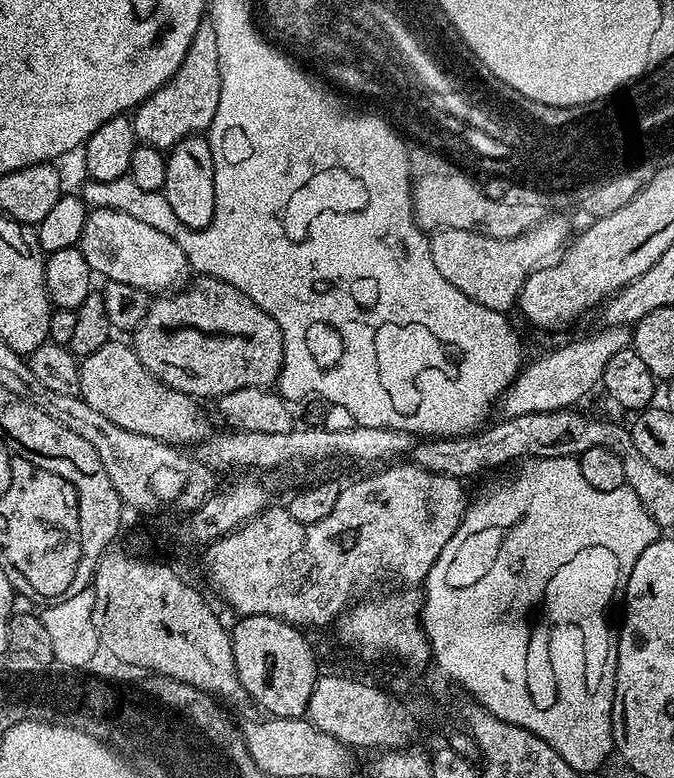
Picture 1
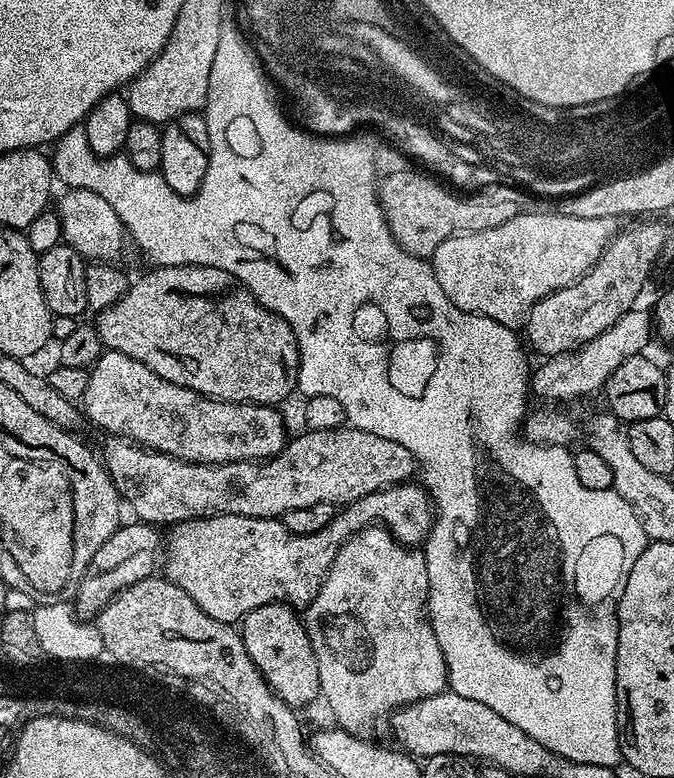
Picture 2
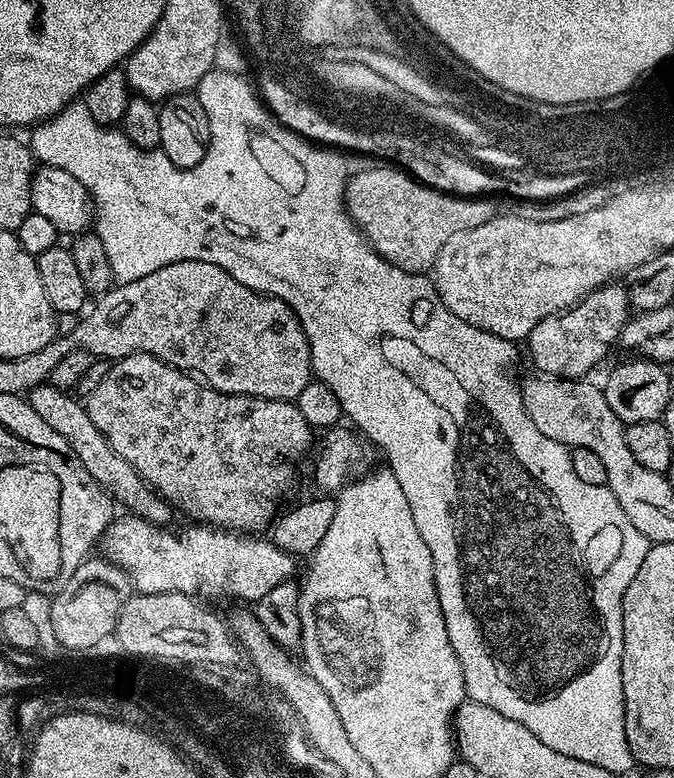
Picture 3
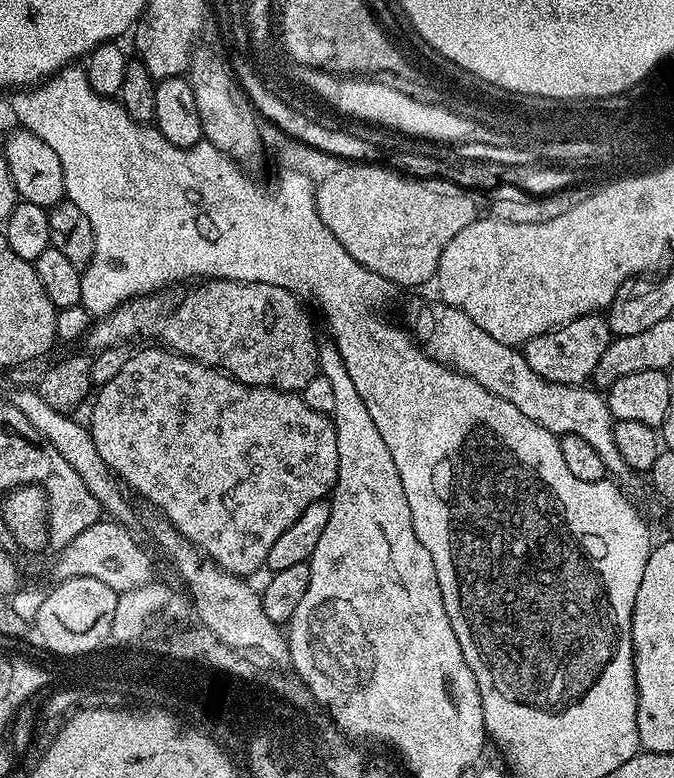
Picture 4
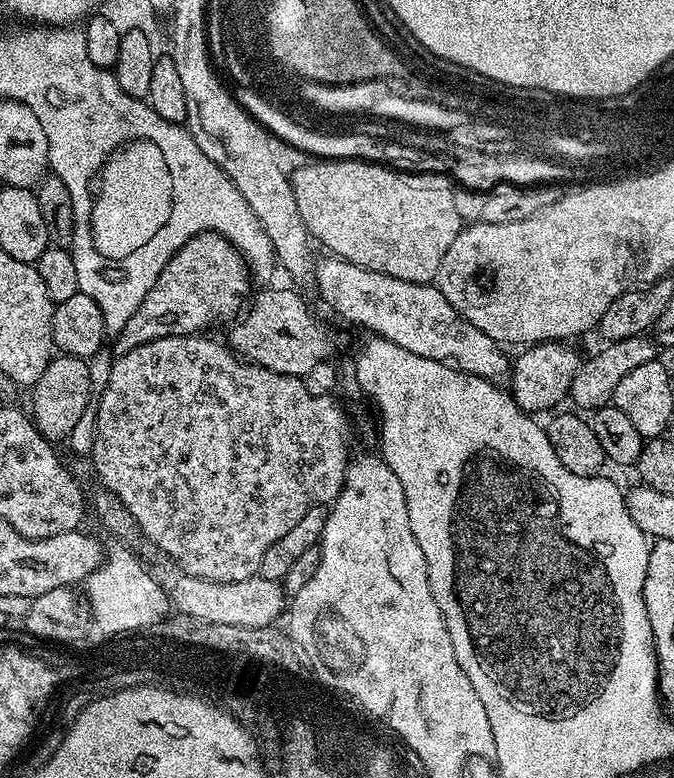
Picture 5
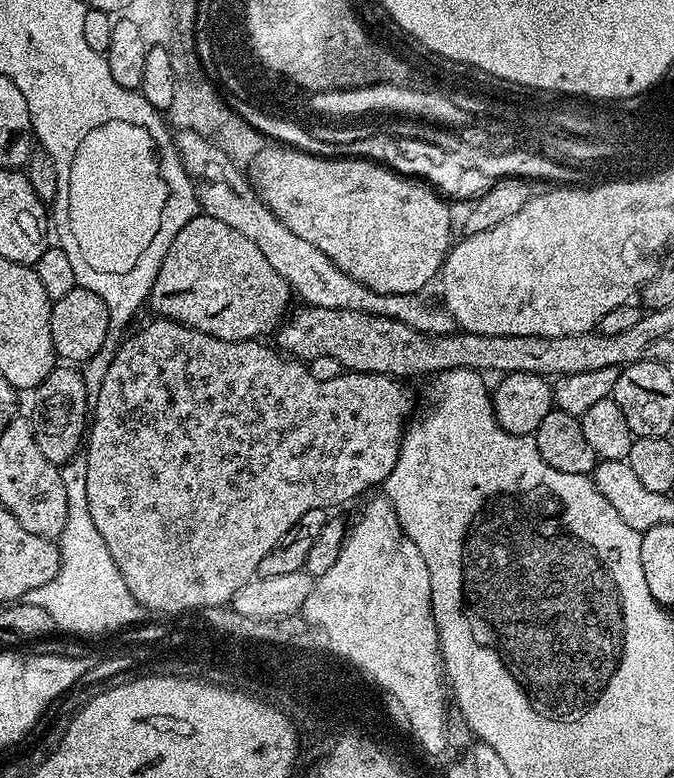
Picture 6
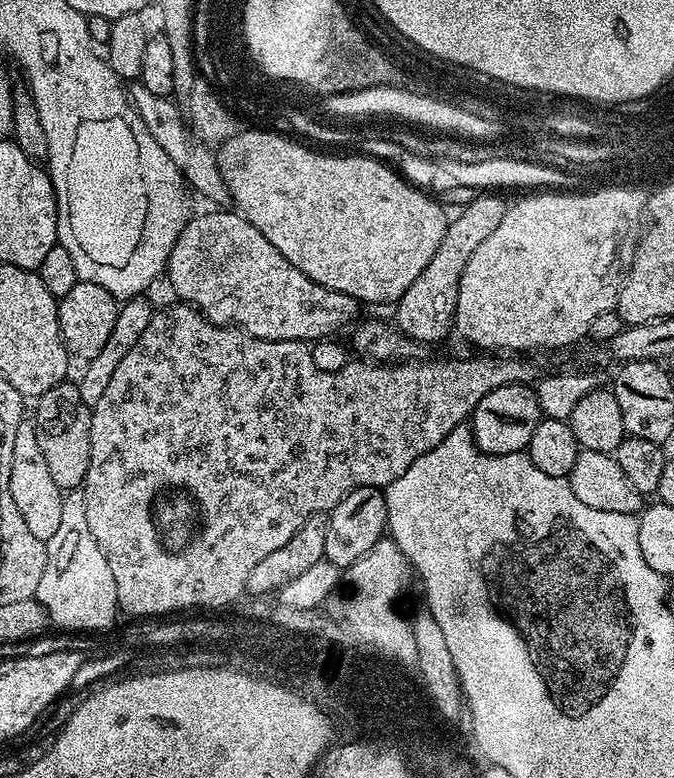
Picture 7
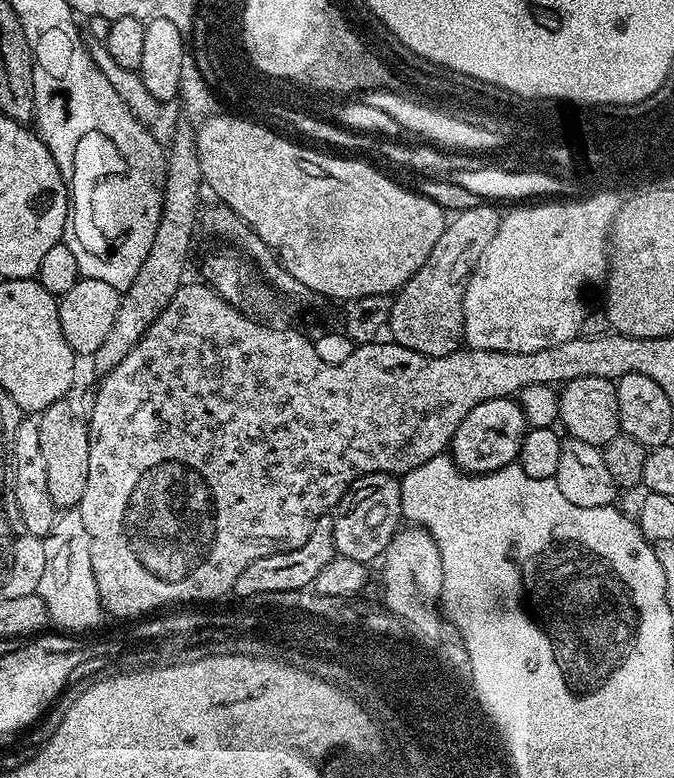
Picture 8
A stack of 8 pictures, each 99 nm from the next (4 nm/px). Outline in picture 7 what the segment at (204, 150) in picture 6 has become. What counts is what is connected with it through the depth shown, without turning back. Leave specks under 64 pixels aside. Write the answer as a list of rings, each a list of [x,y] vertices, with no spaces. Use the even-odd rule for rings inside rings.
[[[138,80],[129,85],[128,93],[133,108],[142,118],[142,122],[146,124],[146,128],[150,131],[150,136],[154,138],[158,146],[162,147],[162,150],[166,151],[170,160],[178,166],[185,183],[191,189],[193,187],[200,195],[218,202],[214,204],[227,203],[230,197],[224,179],[221,177],[219,157],[209,145],[194,142],[193,133],[189,125],[187,124],[186,126],[184,122],[181,107],[171,97],[151,93]]]

